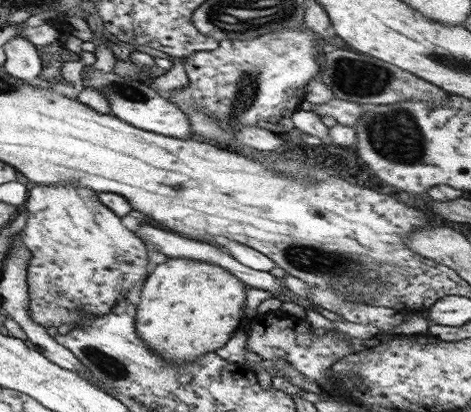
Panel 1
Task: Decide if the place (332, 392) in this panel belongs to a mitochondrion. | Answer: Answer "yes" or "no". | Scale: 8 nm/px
no

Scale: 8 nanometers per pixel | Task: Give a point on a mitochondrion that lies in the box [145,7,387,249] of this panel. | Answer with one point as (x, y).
(249, 83)

